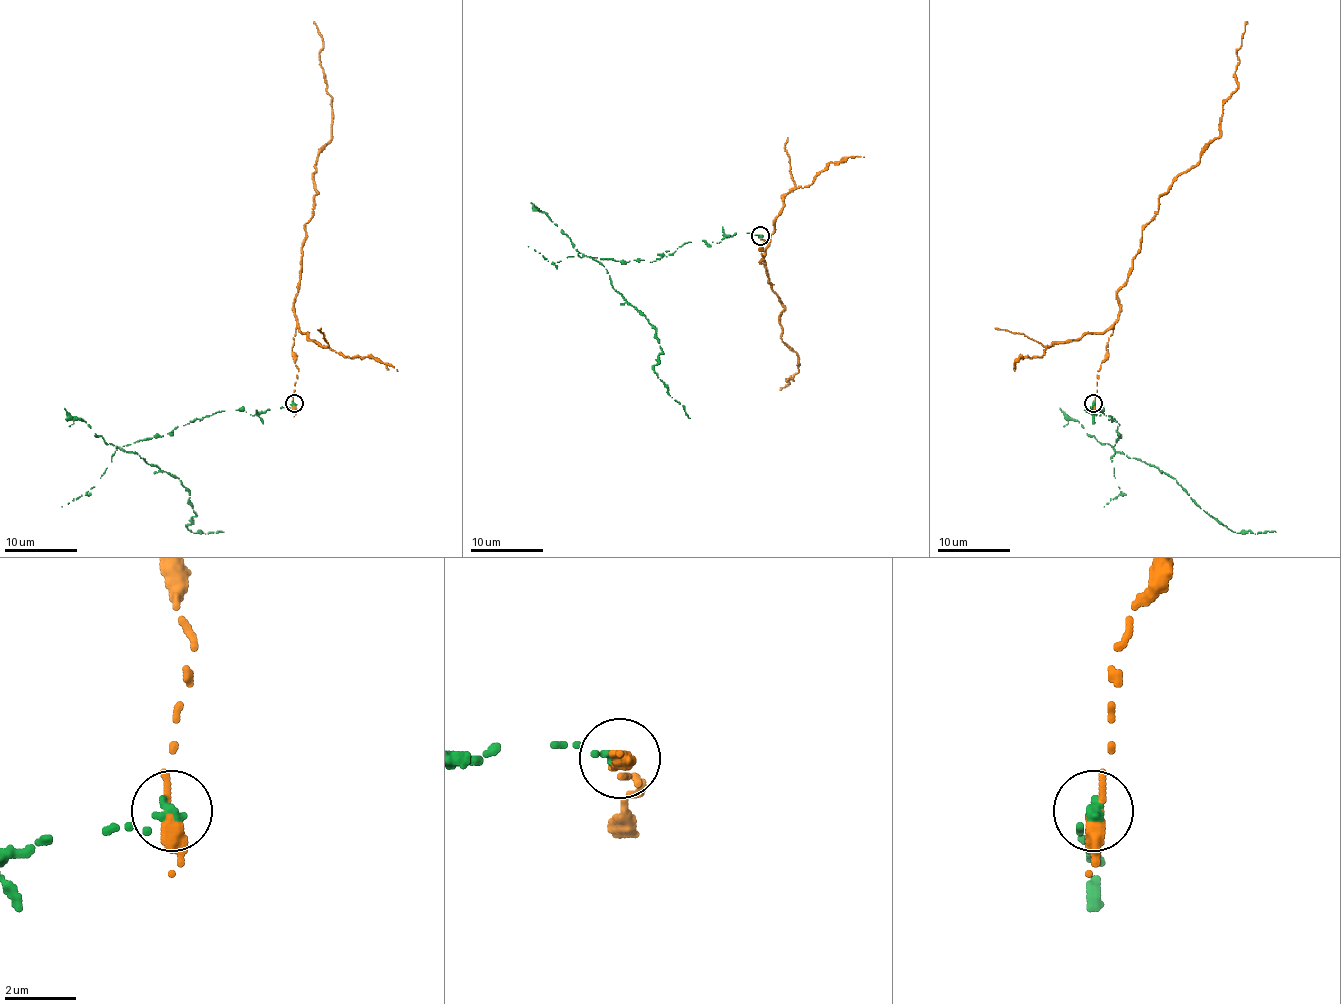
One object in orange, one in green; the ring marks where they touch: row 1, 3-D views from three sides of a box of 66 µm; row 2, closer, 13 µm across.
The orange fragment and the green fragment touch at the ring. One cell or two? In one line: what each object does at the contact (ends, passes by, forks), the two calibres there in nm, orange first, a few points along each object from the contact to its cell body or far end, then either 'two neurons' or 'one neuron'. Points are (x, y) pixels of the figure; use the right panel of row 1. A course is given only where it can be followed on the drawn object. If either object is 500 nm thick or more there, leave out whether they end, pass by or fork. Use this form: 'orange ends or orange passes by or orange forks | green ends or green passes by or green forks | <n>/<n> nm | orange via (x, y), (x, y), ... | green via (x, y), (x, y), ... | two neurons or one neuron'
orange ends | green ends | 440/320 nm | orange via (1093, 404), (1120, 310), (1116, 292), (1141, 229), (1158, 200), (1219, 135), (1223, 104), (1237, 88), (1248, 21) | green via (1093, 404), (1093, 411), (1100, 415), (1102, 409), (1120, 424), (1118, 453), (1176, 480), (1233, 532), (1275, 532) | two neurons

